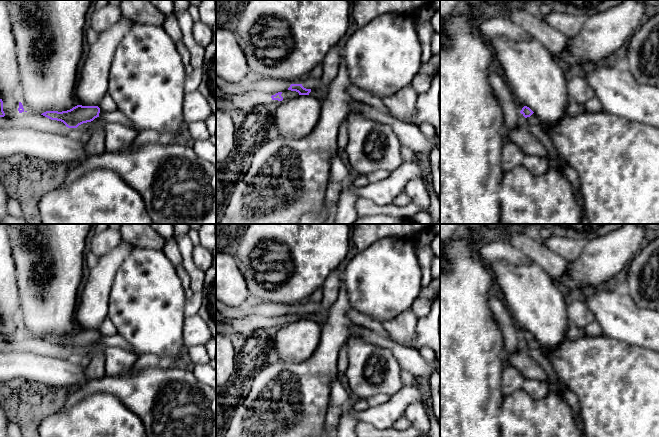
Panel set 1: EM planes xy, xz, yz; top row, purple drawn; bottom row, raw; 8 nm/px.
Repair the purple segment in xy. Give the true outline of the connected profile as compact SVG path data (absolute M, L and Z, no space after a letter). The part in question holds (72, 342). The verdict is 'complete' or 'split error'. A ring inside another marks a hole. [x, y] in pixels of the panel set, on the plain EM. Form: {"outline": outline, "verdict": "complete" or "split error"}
{"outline": "M77 329L67 335L46 335L41 339L63 346L68 352L77 352L79 349L95 344L97 349L105 348L104 336L98 330Z", "verdict": "split error"}

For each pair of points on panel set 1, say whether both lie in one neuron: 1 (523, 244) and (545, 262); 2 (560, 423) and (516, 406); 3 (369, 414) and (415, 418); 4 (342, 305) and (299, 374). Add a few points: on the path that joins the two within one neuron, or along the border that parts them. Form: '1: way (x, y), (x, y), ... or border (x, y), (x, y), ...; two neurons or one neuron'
1: way (528, 246), (540, 257); one neuron
2: way (549, 423), (533, 423), (527, 417); one neuron
3: border (421, 400), (413, 400), (402, 415); two neurons
4: way (338, 323), (328, 349), (317, 360); one neuron

